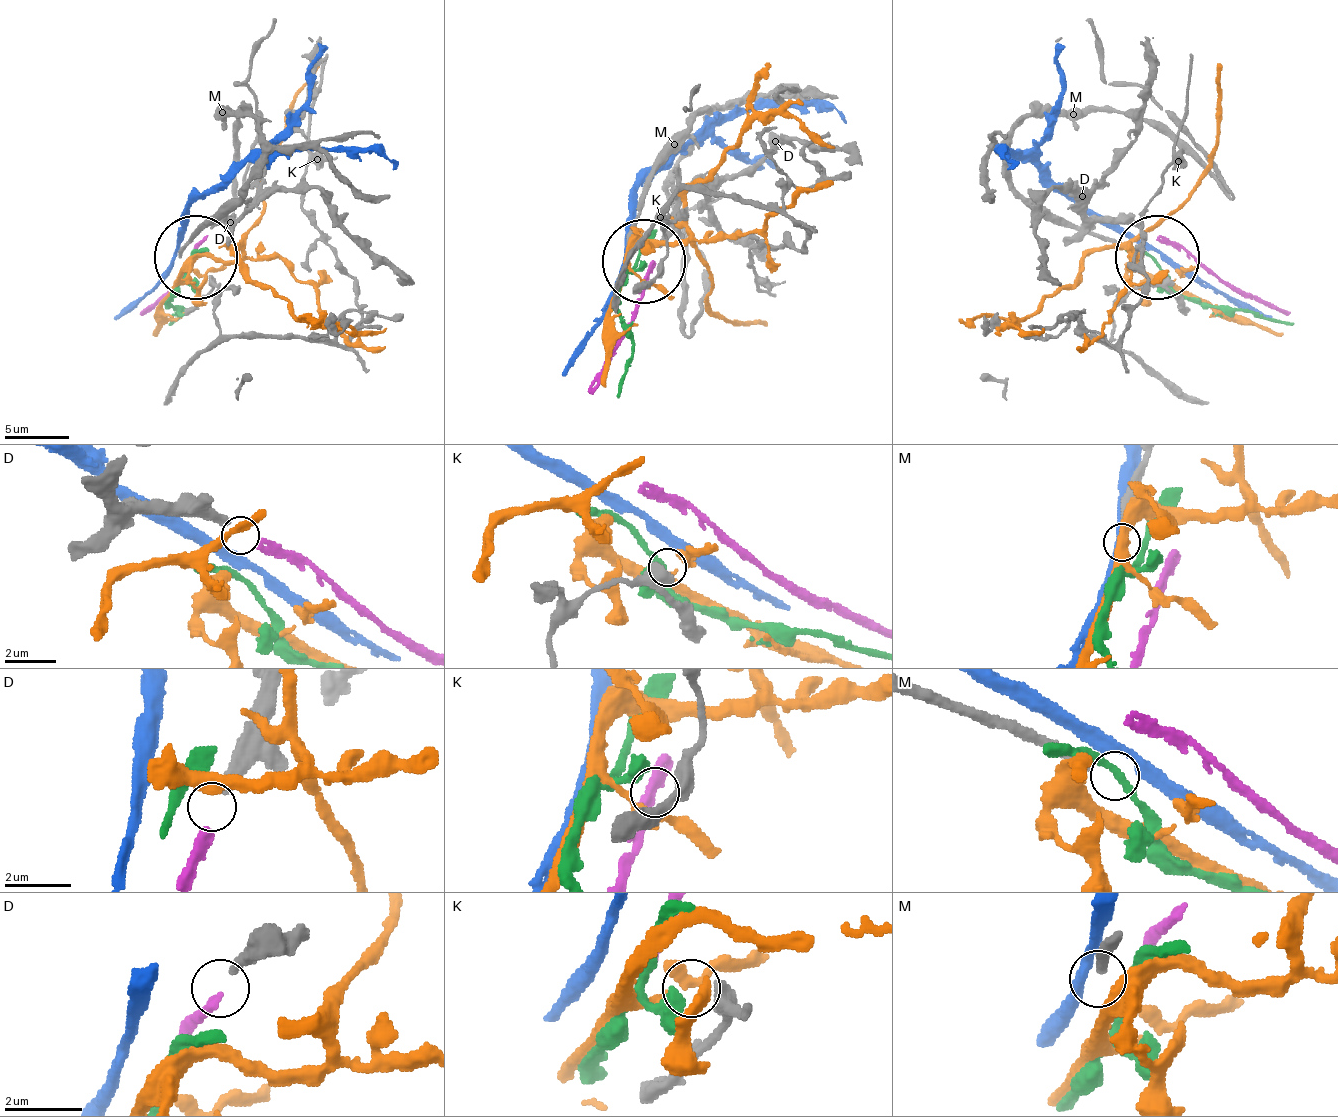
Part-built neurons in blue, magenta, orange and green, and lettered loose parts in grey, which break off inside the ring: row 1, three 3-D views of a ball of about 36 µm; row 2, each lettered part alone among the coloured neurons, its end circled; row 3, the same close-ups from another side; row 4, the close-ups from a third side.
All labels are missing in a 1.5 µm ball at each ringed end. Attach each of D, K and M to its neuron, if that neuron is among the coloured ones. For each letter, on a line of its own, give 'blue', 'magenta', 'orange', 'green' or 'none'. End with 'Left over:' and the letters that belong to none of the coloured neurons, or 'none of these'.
D: magenta
K: green
M: none
Left over: M

